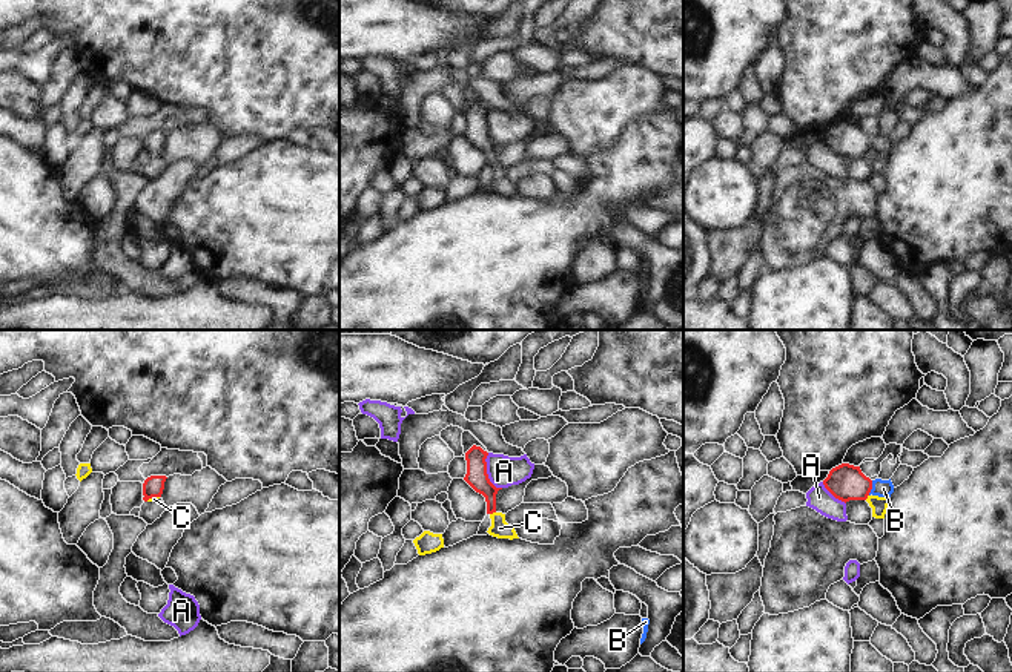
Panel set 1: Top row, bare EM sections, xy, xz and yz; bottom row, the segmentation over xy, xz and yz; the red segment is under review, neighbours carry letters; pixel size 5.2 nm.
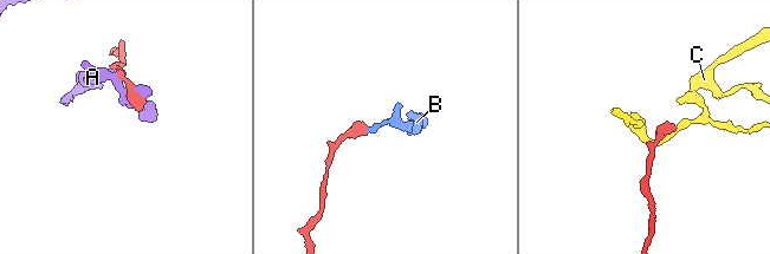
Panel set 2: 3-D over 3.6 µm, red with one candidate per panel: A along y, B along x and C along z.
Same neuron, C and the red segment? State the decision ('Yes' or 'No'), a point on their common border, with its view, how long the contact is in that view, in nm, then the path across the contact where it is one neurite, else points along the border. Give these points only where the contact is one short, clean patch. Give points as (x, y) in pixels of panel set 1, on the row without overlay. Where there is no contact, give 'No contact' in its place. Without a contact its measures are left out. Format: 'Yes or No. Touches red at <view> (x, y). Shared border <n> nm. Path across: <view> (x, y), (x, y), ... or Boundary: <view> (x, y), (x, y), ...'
No. Touches red at xz (492, 169). Shared border 40 nm. Boundary: xz (495, 168), (490, 171).

